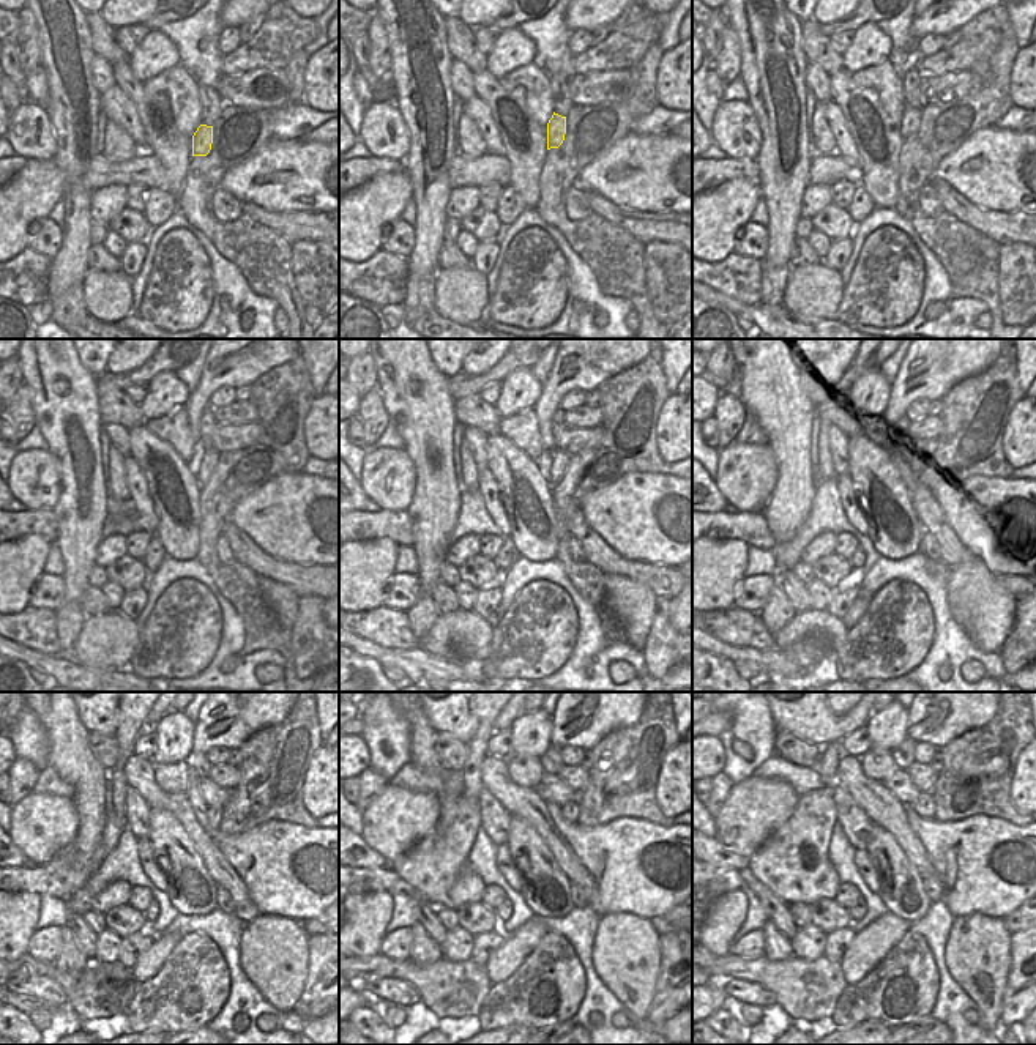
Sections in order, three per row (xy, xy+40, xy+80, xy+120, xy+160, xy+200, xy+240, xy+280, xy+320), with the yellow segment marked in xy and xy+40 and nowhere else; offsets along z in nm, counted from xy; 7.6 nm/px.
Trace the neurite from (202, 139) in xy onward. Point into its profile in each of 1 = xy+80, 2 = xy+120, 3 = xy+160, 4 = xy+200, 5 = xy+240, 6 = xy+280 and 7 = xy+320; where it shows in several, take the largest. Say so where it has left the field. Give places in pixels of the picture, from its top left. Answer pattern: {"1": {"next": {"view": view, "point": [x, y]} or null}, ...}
{"1": {"next": {"view": "xy+80", "point": [910, 120]}}, "2": {"next": {"view": "xy+120", "point": [208, 457]}}, "3": {"next": {"view": "xy+160", "point": [562, 459]}}, "4": {"next": {"view": "xy+200", "point": [916, 462]}}, "5": {"next": {"view": "xy+240", "point": [215, 812]}}, "6": {"next": {"view": "xy+280", "point": [570, 810]}}, "7": {"next": {"view": "xy+320", "point": [924, 806]}}}

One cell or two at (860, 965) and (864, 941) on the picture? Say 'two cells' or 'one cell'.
one cell

